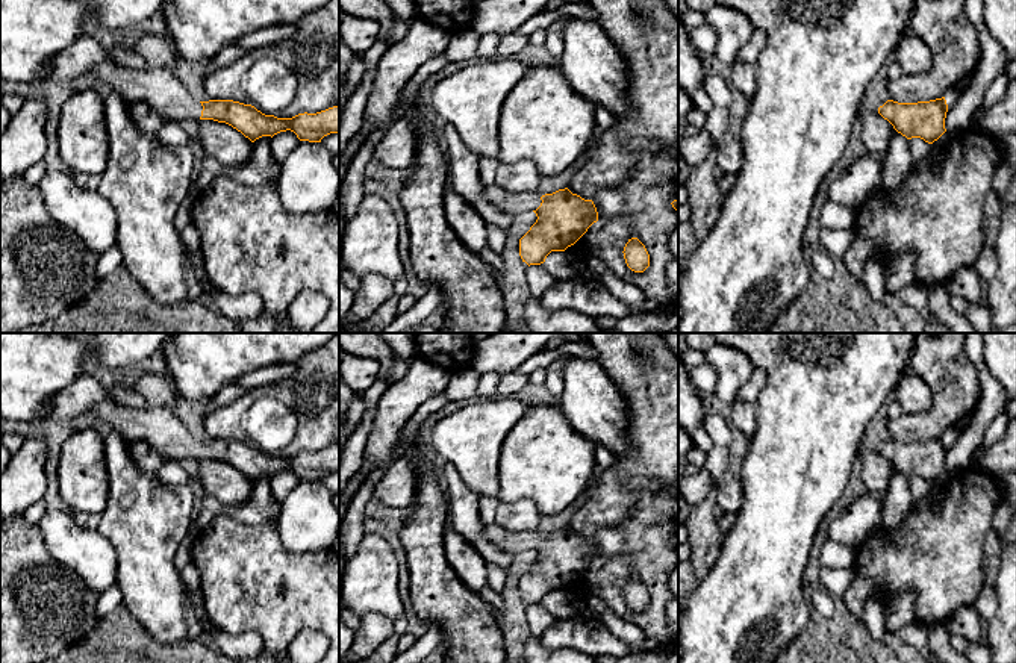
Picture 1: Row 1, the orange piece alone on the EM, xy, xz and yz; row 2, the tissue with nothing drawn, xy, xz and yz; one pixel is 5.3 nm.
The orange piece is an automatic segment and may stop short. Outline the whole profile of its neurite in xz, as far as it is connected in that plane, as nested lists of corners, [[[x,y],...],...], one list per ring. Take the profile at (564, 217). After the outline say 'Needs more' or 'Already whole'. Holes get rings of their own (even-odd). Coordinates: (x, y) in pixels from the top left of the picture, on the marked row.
[[[491,185],[485,189],[485,198],[513,216],[536,213],[536,223],[519,239],[519,256],[528,266],[544,263],[551,251],[565,251],[598,221],[594,201],[568,188],[539,197],[538,192],[512,192]]]. Needs more

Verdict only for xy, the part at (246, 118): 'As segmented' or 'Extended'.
Extended

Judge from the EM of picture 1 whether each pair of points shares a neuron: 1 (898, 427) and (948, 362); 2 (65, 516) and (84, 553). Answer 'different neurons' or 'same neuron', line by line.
1: same neuron
2: same neuron

